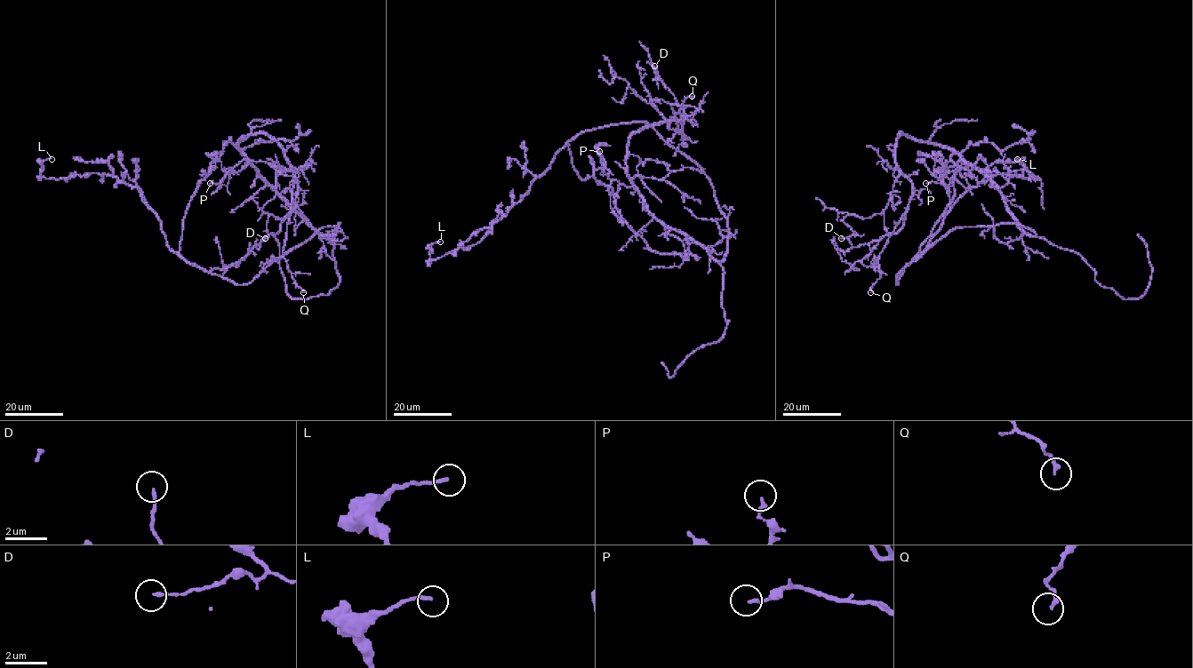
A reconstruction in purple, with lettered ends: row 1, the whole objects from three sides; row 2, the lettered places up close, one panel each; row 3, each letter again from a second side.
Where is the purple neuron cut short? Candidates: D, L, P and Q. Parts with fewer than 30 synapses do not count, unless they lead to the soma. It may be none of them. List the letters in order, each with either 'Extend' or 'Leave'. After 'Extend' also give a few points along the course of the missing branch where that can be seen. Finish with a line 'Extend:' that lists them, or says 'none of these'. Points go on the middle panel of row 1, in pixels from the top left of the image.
D: Leave
L: Leave
P: Leave
Q: Leave
Extend: none of these

